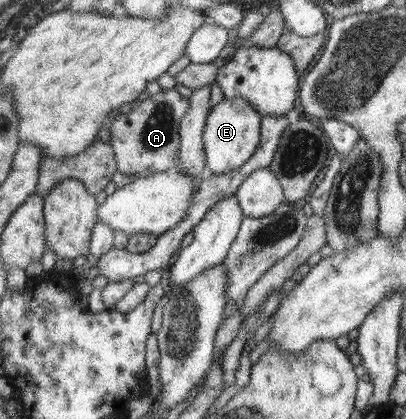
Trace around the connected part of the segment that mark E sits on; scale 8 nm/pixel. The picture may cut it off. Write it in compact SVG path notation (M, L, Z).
M223 98L220 103L212 107L205 119L203 129L204 150L206 153L206 167L208 173L215 175L241 167L253 155L260 142L260 128L262 115L247 99Z

